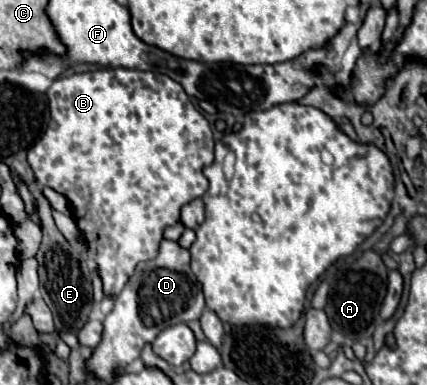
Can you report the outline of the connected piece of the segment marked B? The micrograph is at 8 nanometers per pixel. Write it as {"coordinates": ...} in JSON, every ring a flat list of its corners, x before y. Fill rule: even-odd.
{"coordinates":[[117,67,117,69,99,69,99,71,87,71,87,73,75,73,69,77,59,77,53,81,53,85,47,89,47,99,49,99,49,113,51,113,51,121,47,131,43,133,43,137,37,141,37,145,29,151,27,161,37,177,37,181,41,185,47,185,51,189,55,189,57,193,65,195,73,207,73,217,77,221,77,227,81,231,81,239,87,243,87,255,95,261,99,275,103,279,103,291,117,297,123,289,123,285,127,283,127,279,133,275,133,269,137,263,141,261,149,261,157,255,159,243,163,239,163,229,169,225,175,225,179,221,179,211,185,203,189,203,195,197,201,197,209,183,203,175,203,167,205,163,213,163,213,133,211,127,207,123,207,119,193,107,193,103,189,101,187,93,183,91,183,87,169,79,167,75,155,73,155,71,139,71,139,69,125,69,125,67]]}

